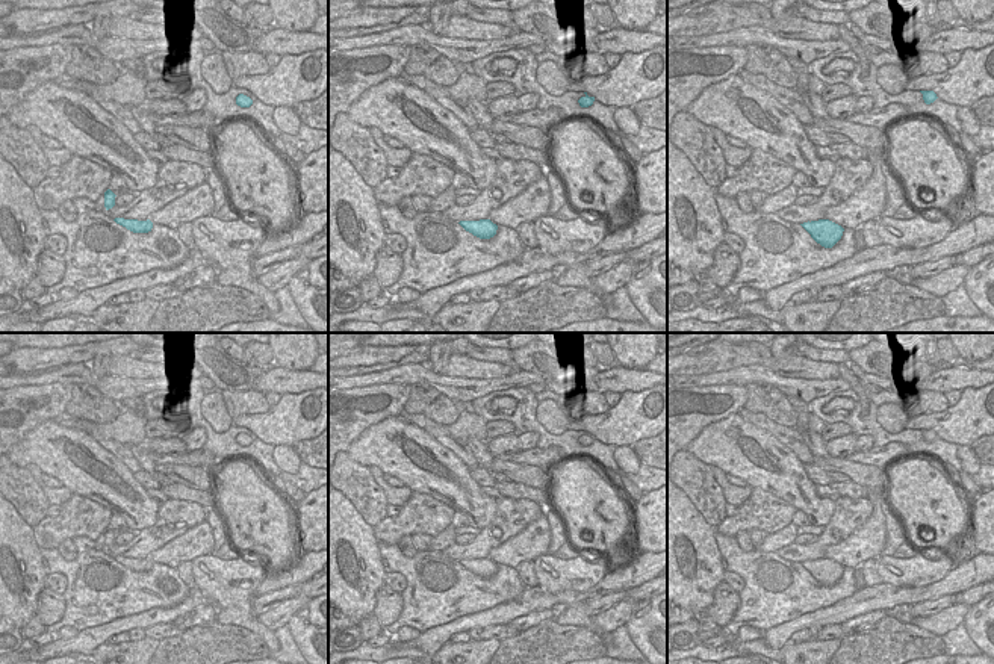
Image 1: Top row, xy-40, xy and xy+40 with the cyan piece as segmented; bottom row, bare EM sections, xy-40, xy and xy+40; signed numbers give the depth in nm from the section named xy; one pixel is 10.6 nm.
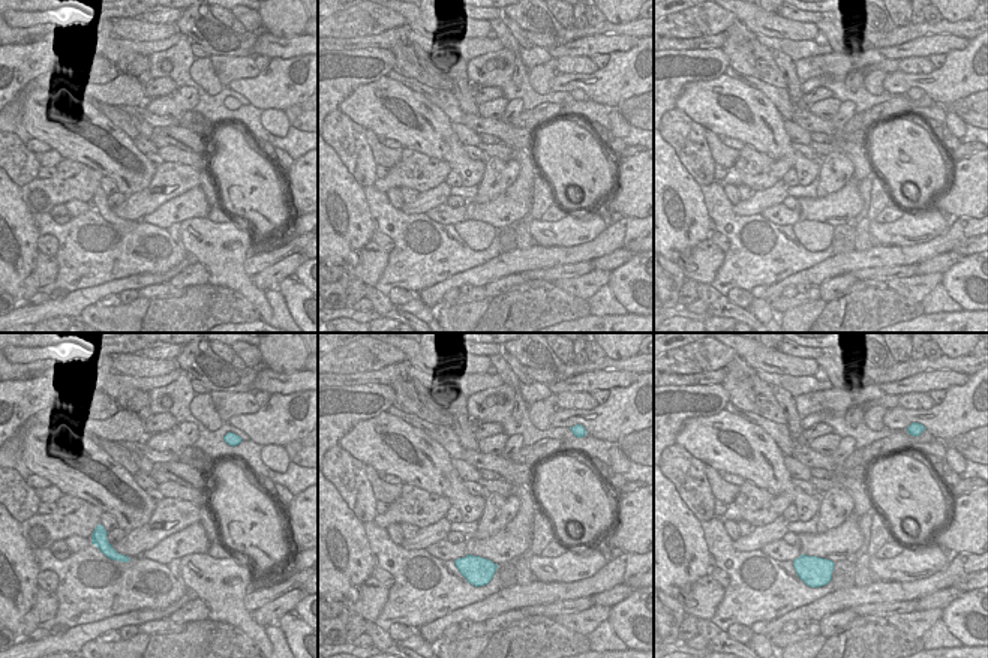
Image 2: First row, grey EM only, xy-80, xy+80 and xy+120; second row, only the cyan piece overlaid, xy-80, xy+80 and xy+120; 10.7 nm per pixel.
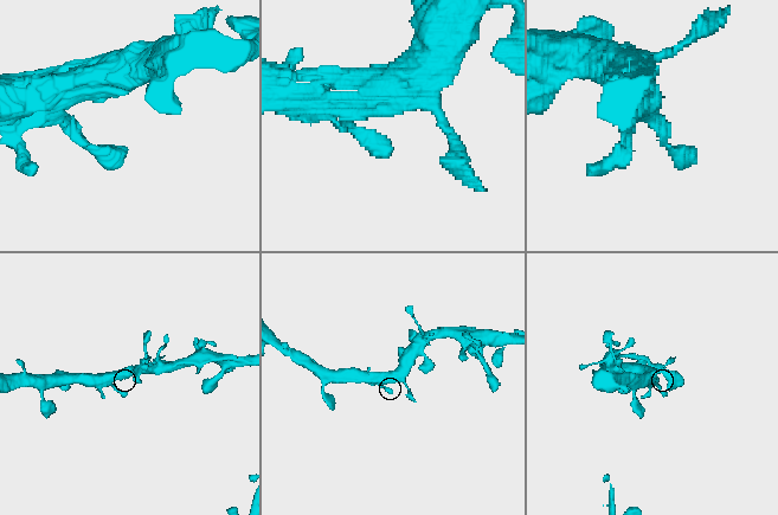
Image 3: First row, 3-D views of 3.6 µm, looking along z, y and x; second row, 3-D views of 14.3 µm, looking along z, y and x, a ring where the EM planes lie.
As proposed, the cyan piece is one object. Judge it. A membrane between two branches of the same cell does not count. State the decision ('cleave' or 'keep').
keep

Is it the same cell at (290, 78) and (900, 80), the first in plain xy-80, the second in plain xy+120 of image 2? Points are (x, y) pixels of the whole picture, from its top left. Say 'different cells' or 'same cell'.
same cell

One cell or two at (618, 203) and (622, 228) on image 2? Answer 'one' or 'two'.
two

